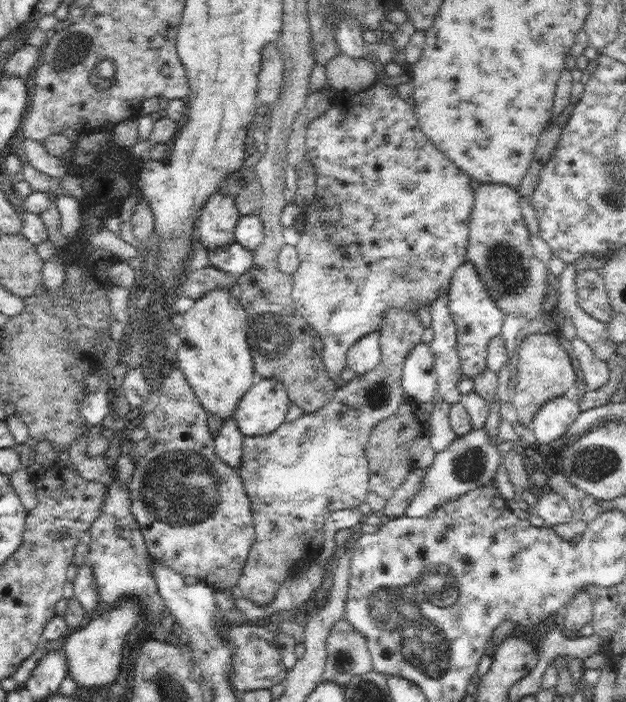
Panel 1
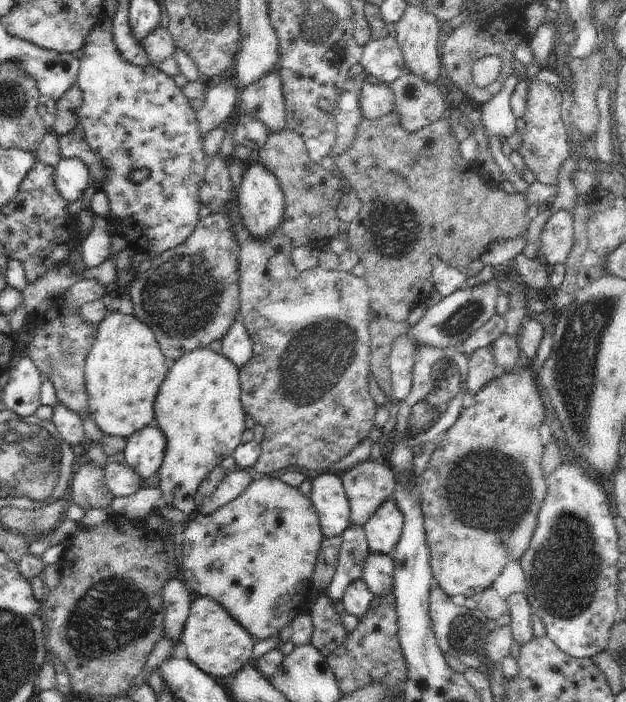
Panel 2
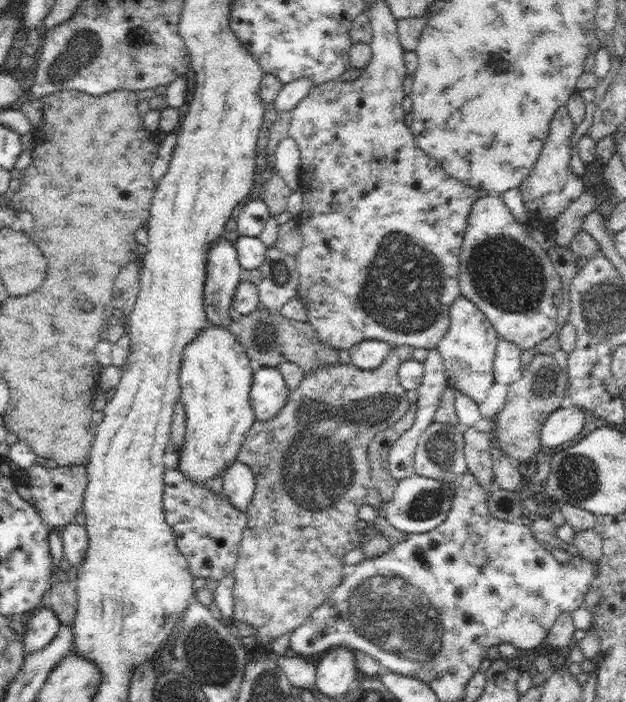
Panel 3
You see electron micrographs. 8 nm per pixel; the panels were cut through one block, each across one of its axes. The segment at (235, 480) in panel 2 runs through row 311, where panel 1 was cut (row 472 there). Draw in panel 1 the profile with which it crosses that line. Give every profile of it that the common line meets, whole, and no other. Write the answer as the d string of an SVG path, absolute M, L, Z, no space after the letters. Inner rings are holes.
M389 306L379 322L381 360L365 376L337 388L329 404L299 420L283 422L269 436L245 438L241 448L241 480L251 504L255 542L237 580L237 592L257 606L267 606L285 578L299 564L313 564L323 548L325 518L343 508L357 508L369 492L369 460L365 446L371 430L403 406L401 368L405 354L421 342L423 324L415 310Z

